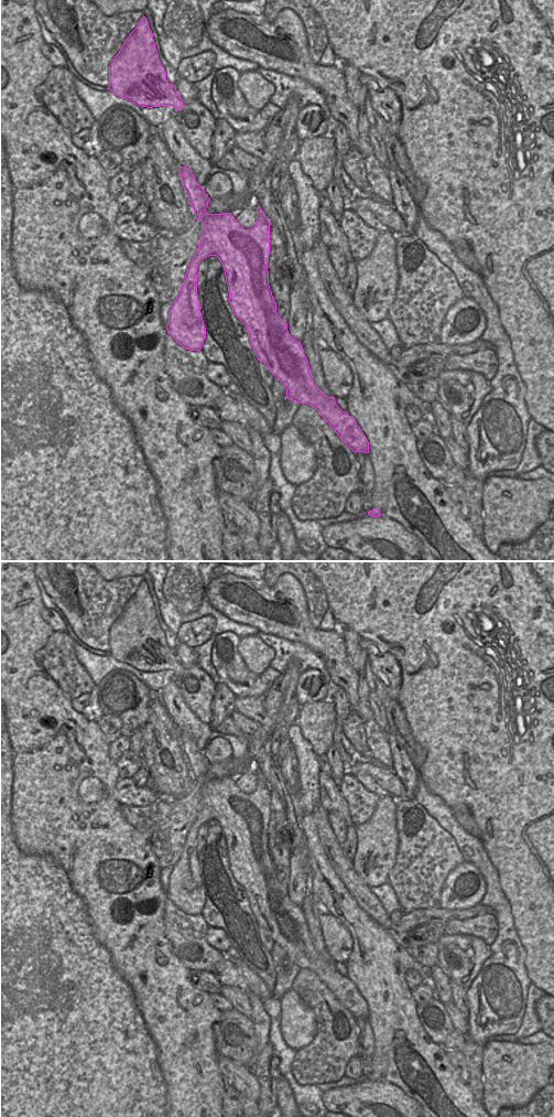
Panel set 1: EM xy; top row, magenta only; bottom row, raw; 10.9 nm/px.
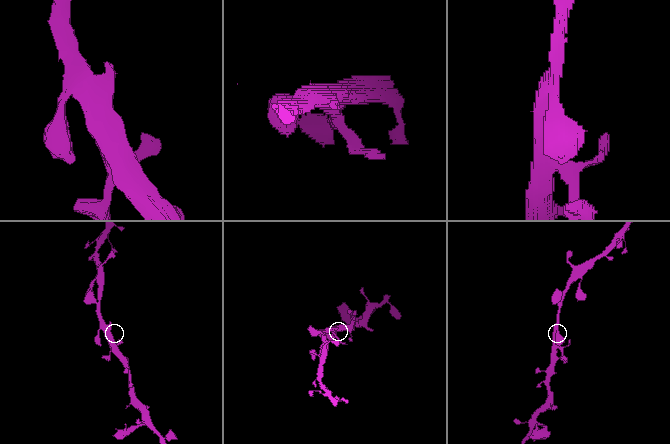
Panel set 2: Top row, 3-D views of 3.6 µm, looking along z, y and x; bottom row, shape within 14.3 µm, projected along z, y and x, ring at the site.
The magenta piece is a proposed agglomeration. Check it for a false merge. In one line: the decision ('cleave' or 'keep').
keep

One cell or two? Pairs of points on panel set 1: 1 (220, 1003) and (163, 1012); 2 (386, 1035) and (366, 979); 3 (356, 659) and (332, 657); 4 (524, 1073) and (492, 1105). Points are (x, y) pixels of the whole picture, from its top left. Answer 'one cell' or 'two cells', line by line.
1: two cells
2: one cell
3: two cells
4: one cell

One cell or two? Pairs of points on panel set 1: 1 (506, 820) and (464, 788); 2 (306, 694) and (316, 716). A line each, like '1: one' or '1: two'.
1: one
2: two

